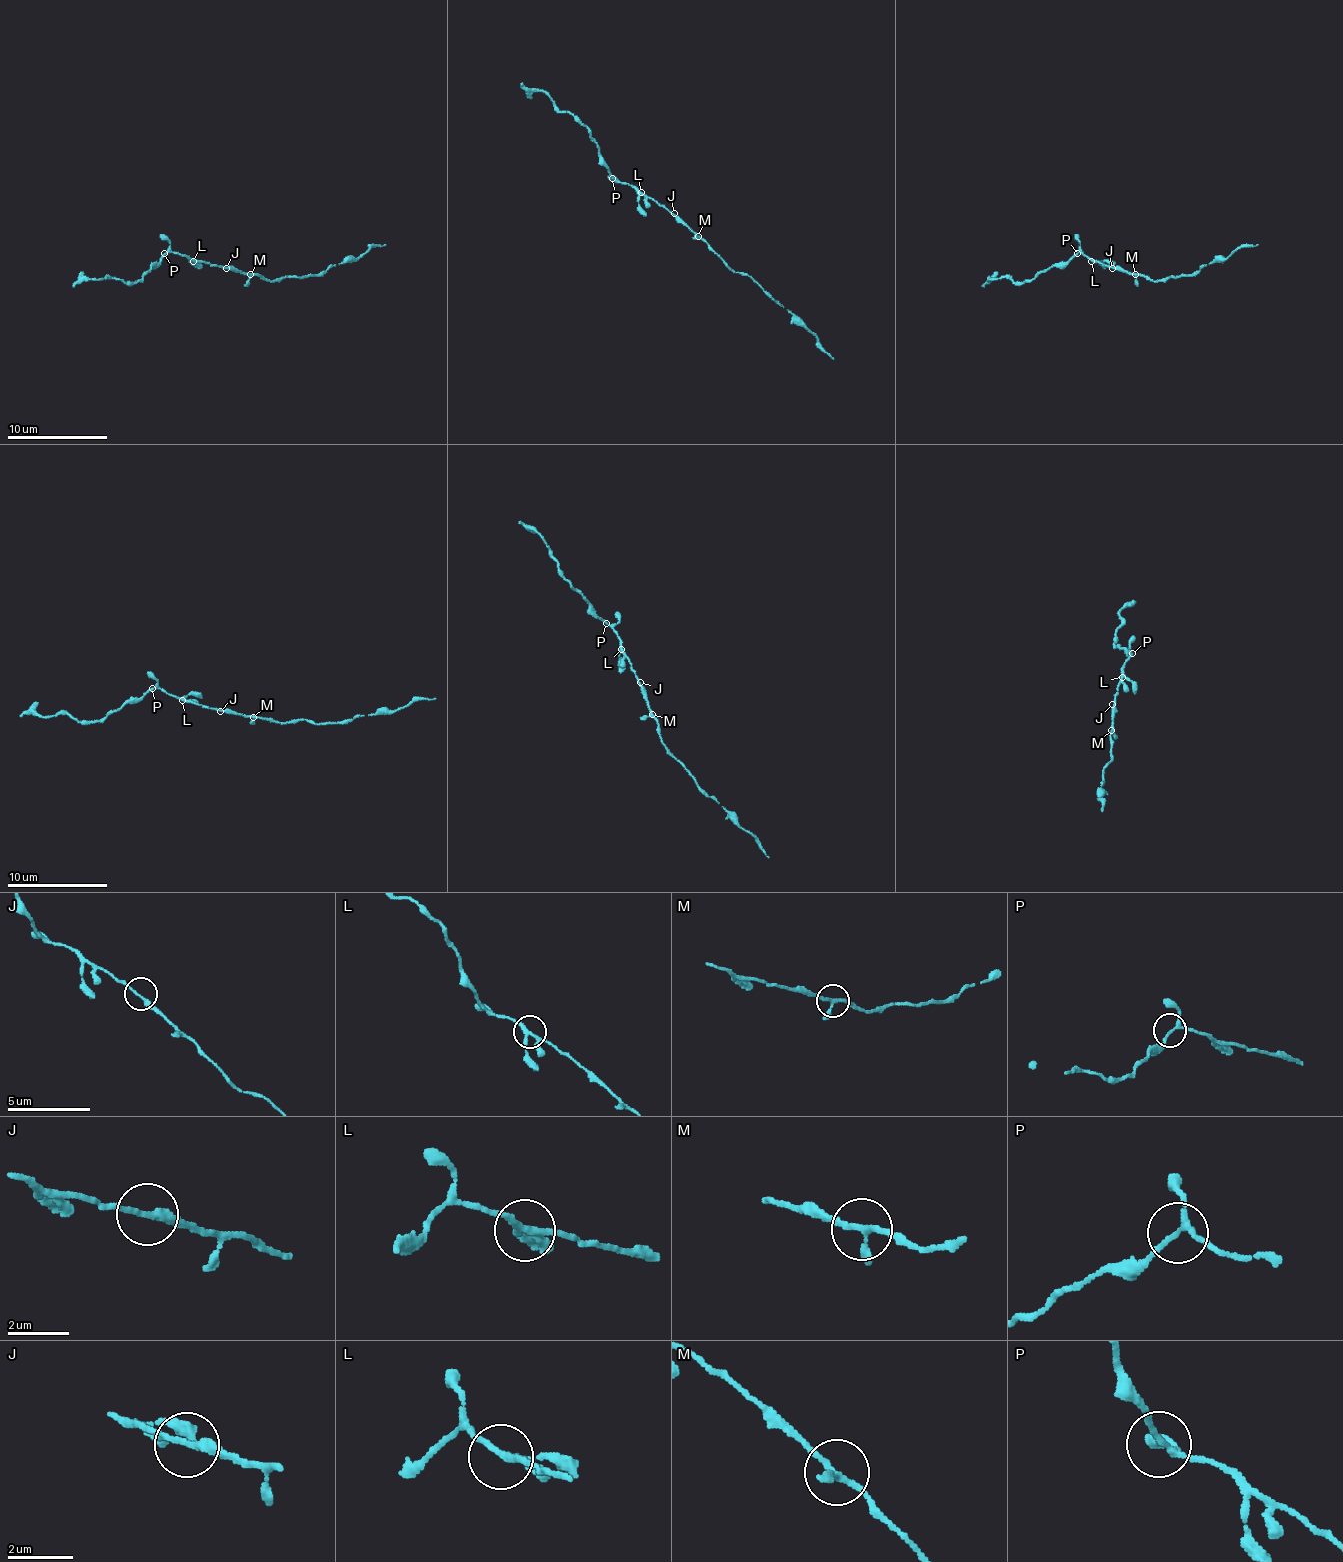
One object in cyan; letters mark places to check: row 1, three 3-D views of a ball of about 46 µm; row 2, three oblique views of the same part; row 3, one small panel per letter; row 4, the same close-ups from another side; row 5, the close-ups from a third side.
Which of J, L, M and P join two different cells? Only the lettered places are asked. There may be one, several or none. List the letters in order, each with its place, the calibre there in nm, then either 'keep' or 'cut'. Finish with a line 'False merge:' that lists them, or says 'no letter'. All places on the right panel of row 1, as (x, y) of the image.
J: place (1112, 268); calibre 200 nm; keep
L: place (1091, 261); calibre 190 nm; keep
M: place (1135, 274); calibre 180 nm; keep
P: place (1077, 253); calibre 150 nm; keep
False merge: no letter

